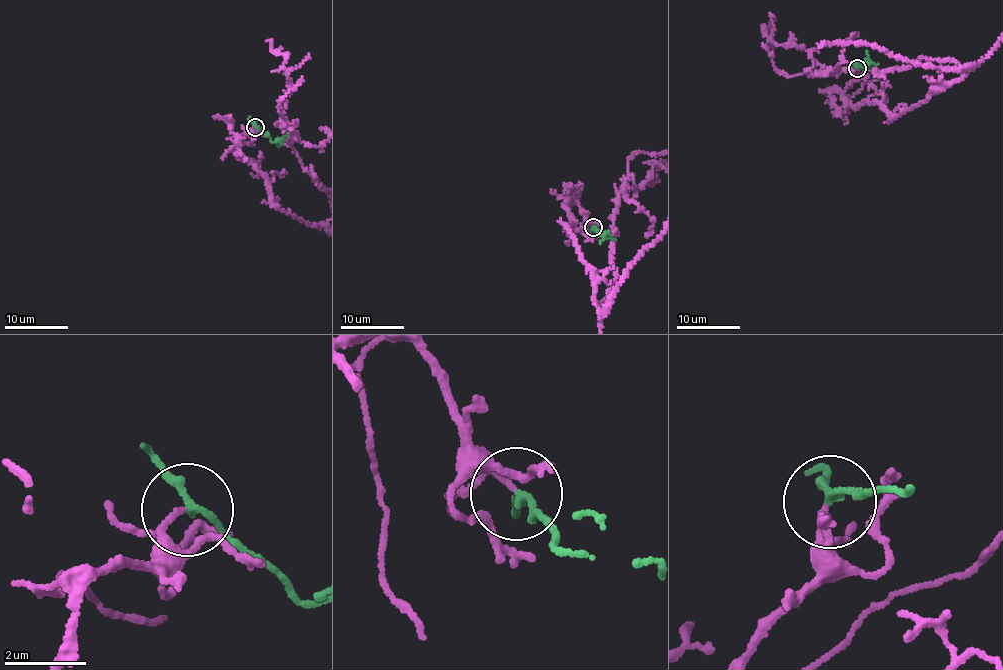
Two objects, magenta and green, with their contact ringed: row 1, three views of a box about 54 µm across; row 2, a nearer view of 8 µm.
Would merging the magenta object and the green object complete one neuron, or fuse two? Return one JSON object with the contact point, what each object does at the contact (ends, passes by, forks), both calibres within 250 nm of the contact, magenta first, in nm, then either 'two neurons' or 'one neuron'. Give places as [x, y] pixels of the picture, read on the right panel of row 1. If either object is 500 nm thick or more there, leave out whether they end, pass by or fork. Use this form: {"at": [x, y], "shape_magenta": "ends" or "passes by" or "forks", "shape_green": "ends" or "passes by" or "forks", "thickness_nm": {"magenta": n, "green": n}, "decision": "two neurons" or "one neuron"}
{"at": [857, 68], "shape_magenta": "passes by", "shape_green": "passes by", "thickness_nm": {"magenta": 90, "green": 180}, "decision": "one neuron"}

